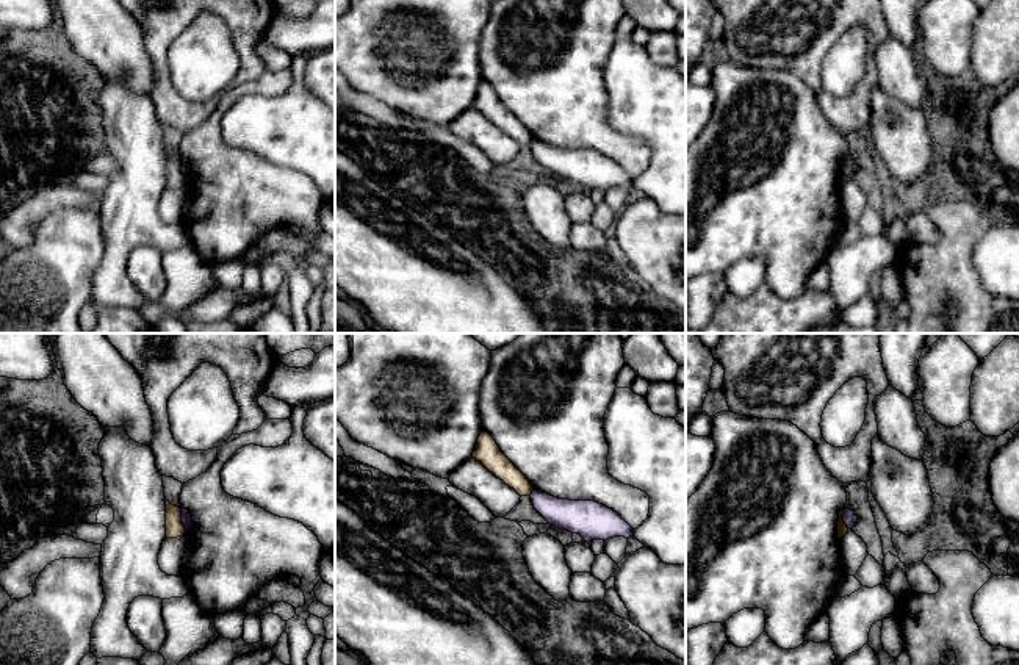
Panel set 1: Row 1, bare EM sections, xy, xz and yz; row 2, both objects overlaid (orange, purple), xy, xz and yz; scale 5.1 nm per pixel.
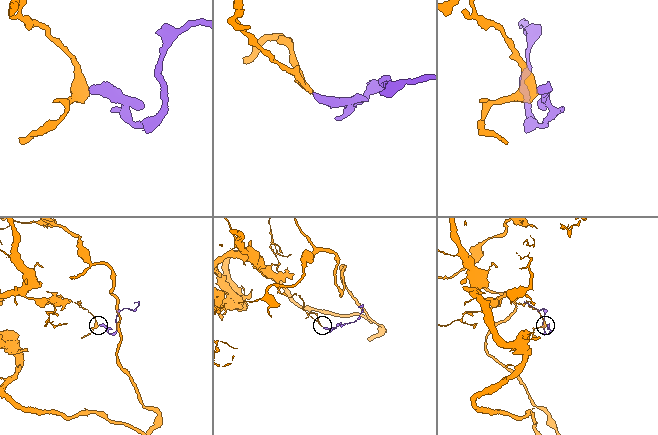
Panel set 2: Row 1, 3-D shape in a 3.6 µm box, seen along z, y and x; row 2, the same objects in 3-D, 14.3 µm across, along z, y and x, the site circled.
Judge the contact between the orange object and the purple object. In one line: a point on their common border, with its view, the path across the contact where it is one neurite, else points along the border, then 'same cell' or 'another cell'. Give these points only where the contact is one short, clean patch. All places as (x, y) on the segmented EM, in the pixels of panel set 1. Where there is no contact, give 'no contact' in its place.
meets orange in xy at (180, 520); border along xy (180, 509), (180, 521), (187, 529); another cell

